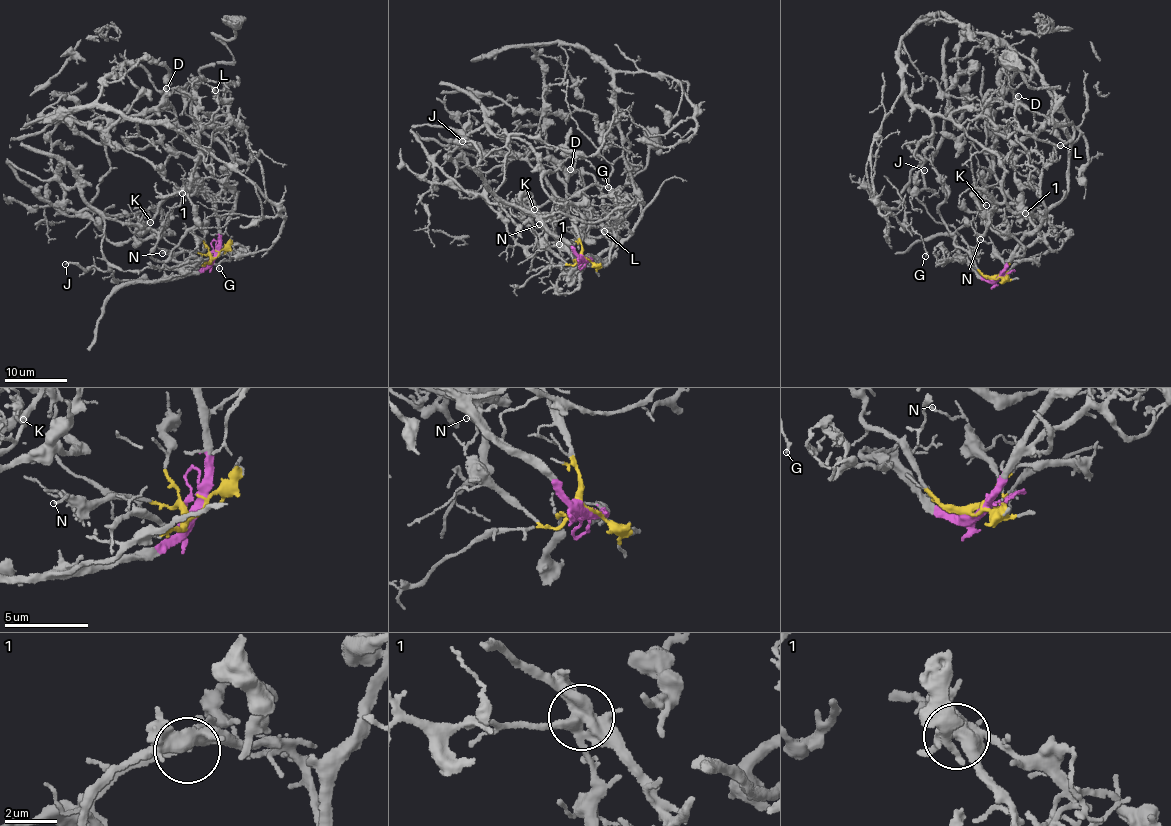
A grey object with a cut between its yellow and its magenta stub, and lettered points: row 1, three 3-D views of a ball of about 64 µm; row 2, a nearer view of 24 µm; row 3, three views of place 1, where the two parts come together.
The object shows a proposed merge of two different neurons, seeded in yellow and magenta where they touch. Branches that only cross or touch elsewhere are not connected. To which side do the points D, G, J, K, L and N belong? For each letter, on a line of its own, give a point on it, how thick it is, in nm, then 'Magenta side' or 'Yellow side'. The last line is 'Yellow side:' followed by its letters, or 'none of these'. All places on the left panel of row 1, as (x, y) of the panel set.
D: Place: (166, 88). Thickness 420 nm. Yellow side
G: Place: (219, 268). Thickness 150 nm. Yellow side
J: Place: (65, 264). Thickness 180 nm. Yellow side
K: Place: (150, 222). Thickness 140 nm. Magenta side
L: Place: (215, 90). Thickness 140 nm. Magenta side
N: Place: (162, 253). Thickness 160 nm. Yellow side
Yellow side: D, G, J, N

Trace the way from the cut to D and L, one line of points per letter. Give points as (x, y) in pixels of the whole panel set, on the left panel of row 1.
D: (215, 257), (153, 258), (154, 230), (100, 216), (51, 165), (64, 116), (83, 108), (124, 121), (167, 87)
L: (213, 256), (219, 225), (216, 205), (230, 170), (231, 148), (216, 119), (222, 104), (215, 98), (215, 90)

